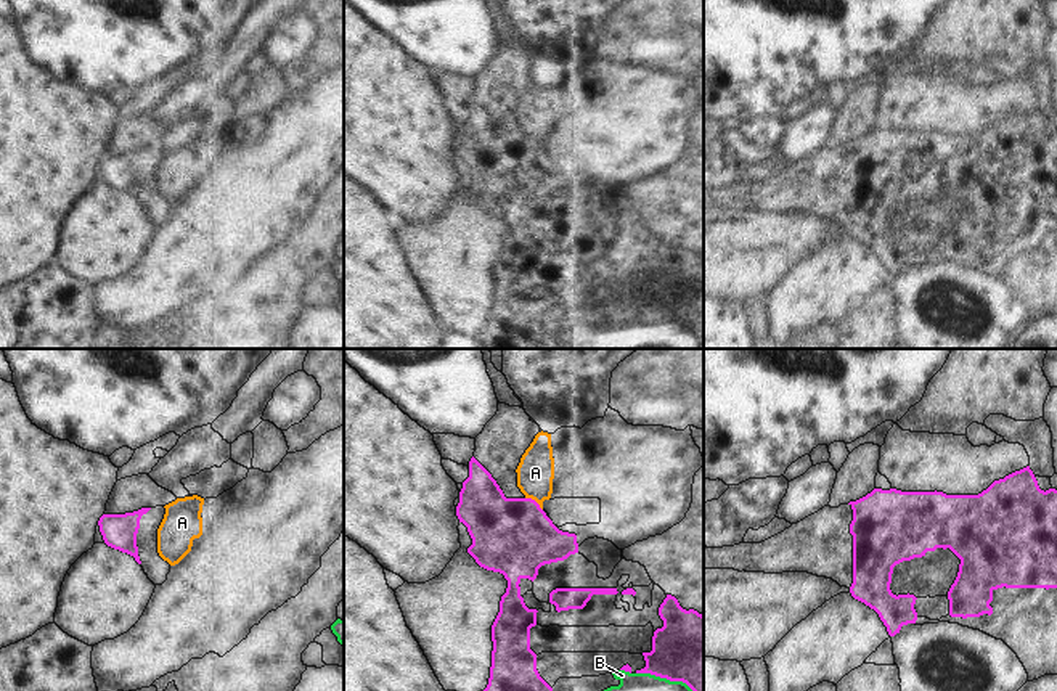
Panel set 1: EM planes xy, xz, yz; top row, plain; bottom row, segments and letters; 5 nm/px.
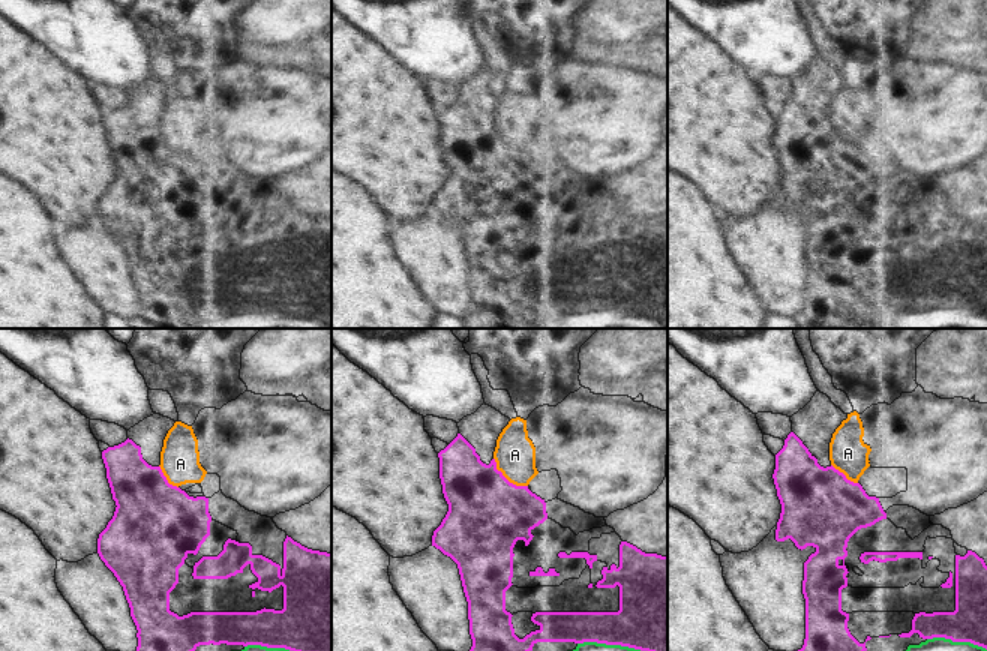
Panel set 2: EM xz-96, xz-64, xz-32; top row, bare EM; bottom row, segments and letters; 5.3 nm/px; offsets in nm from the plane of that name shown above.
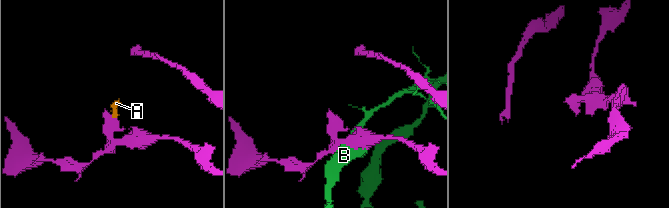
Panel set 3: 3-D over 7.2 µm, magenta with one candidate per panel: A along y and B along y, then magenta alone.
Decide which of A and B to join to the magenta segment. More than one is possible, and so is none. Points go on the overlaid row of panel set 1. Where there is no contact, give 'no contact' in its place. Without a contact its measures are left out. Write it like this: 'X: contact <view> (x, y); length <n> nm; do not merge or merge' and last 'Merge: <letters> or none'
A: contact xz (535, 502); length 110 nm; do not merge
B: contact xz (665, 677); length 300 nm; do not merge
Merge: none

